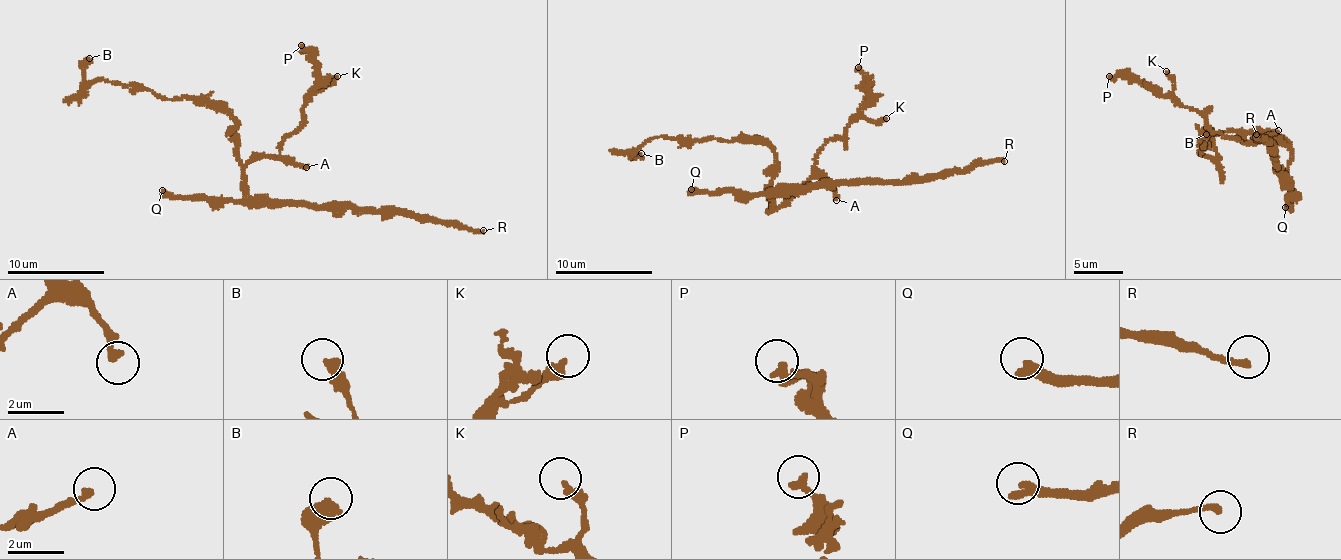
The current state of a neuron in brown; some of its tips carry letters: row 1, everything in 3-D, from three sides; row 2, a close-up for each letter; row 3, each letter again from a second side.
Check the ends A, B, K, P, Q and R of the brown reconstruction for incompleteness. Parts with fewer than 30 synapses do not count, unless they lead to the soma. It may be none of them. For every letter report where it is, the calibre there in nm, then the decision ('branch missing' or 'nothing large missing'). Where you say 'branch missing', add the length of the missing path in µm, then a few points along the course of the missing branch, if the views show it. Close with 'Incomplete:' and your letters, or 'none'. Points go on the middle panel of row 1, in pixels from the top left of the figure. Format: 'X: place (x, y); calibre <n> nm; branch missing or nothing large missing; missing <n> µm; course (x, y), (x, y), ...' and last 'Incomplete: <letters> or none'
A: place (836, 200); calibre 240 nm; nothing large missing
B: place (641, 153); calibre 400 nm; nothing large missing
K: place (886, 118); calibre 320 nm; nothing large missing
P: place (858, 67); calibre 240 nm; nothing large missing
Q: place (691, 189); calibre 360 nm; branch missing; missing 45 µm
R: place (1004, 161); calibre 240 nm; nothing large missing
Incomplete: Q

